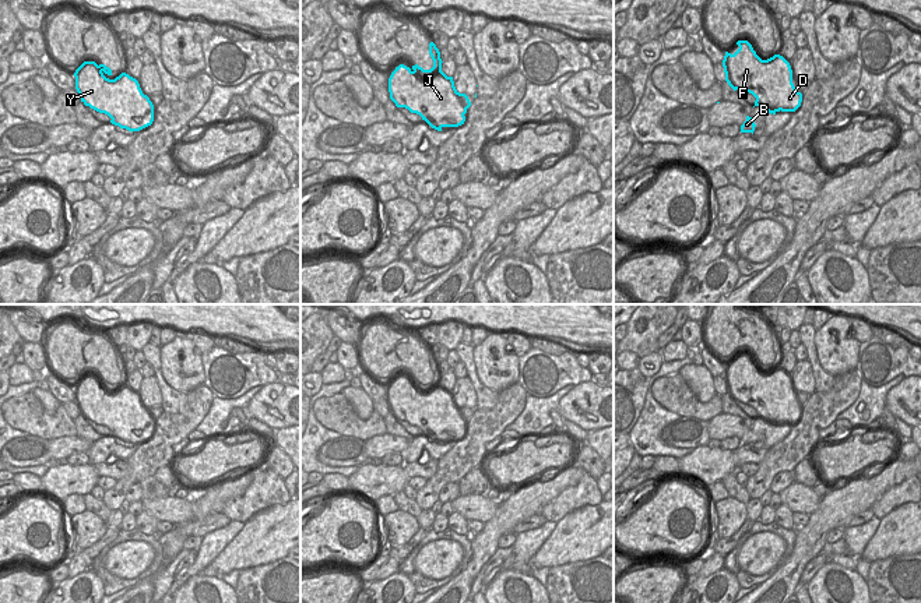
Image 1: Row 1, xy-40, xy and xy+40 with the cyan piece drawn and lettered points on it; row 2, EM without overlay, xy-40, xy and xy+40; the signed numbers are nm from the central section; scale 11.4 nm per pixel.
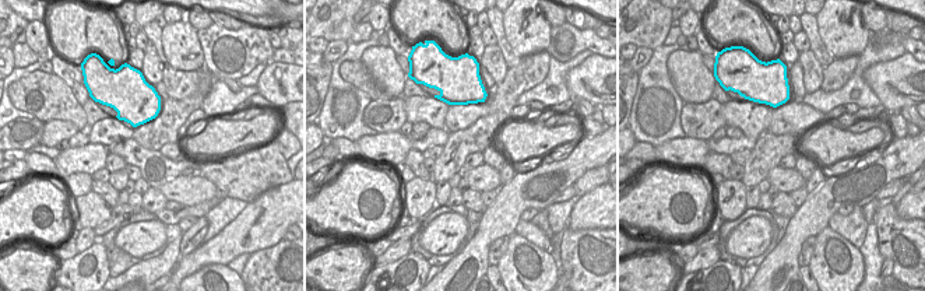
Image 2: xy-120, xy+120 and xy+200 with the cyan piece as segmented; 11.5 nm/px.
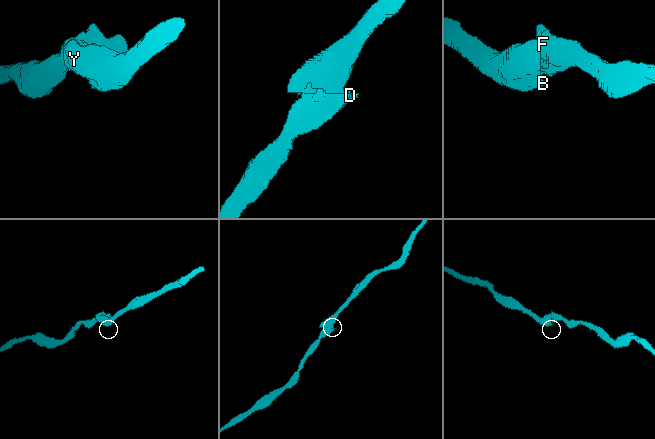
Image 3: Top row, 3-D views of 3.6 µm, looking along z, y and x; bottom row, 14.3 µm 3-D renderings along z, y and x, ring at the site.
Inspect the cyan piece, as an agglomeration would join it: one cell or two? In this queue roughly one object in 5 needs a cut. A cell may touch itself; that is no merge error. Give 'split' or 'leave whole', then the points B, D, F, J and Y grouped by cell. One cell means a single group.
leave whole; groups B D F J Y

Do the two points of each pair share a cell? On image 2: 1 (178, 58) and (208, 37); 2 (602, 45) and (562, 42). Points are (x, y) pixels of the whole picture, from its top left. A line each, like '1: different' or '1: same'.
1: different
2: same

